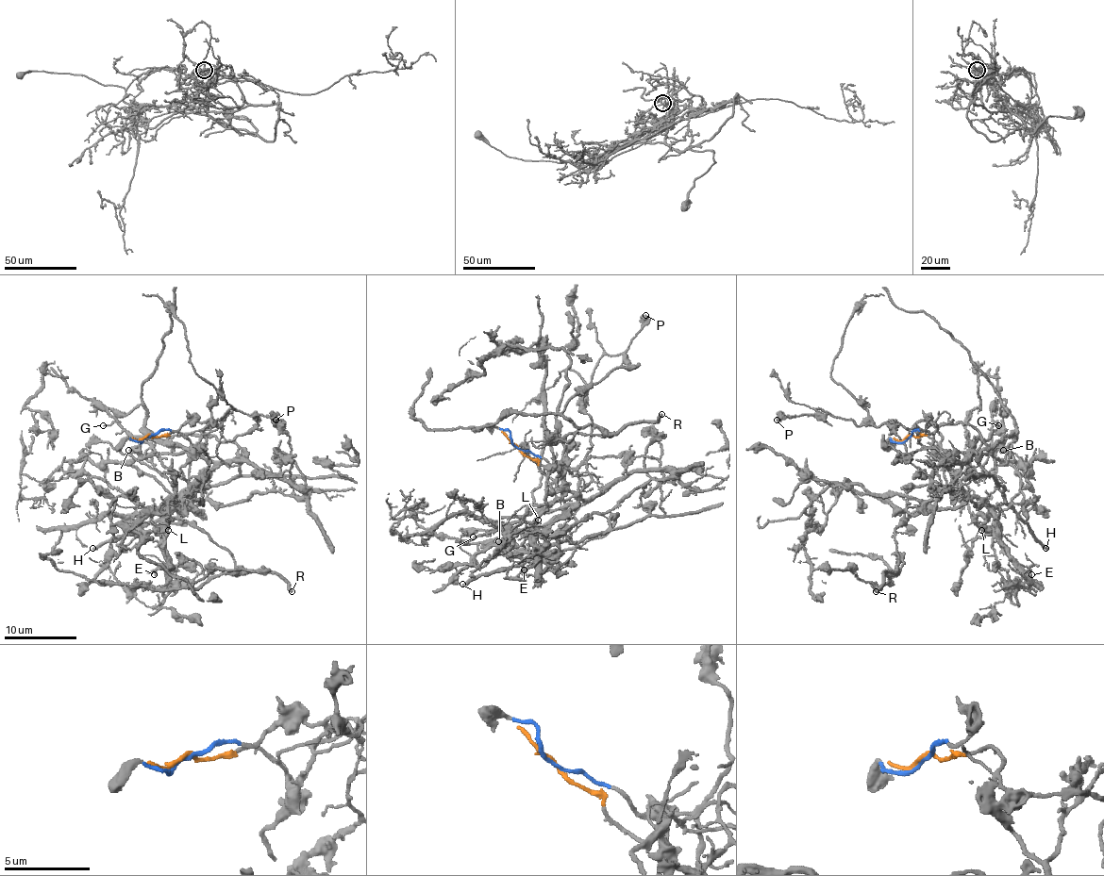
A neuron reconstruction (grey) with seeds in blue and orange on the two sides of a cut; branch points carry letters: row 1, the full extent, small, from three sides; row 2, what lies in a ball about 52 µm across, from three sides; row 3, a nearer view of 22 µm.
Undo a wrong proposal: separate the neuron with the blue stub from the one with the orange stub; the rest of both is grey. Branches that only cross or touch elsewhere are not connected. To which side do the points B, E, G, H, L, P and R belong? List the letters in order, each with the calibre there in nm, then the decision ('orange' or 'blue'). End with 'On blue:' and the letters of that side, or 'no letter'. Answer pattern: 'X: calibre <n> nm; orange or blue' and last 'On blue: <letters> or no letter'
B: calibre 260 nm; blue
E: calibre 150 nm; orange
G: calibre 110 nm; orange
H: calibre 340 nm; blue
L: calibre 180 nm; orange
P: calibre 550 nm; blue
R: calibre 320 nm; orange
On blue: B, H, P

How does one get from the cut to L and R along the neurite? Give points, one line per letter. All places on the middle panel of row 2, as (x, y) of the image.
L: (516, 446), (553, 479), (560, 475), (551, 485), (559, 497), (538, 516), (533, 534), (524, 530), (538, 519)
R: (516, 446), (553, 479), (560, 475), (551, 485), (559, 497), (547, 504), (549, 442), (611, 436), (662, 413)

